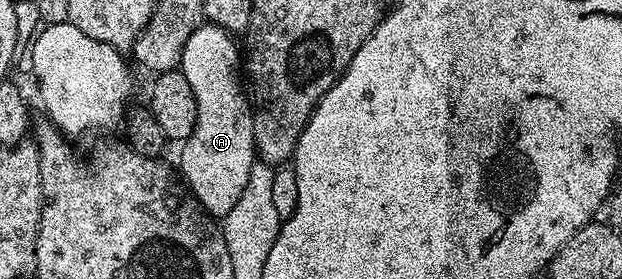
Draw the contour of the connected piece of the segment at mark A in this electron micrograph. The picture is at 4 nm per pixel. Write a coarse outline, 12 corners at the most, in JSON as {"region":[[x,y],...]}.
{"region":[[221,27],[189,35],[179,69],[197,99],[183,184],[213,219],[257,160],[241,49]]}

